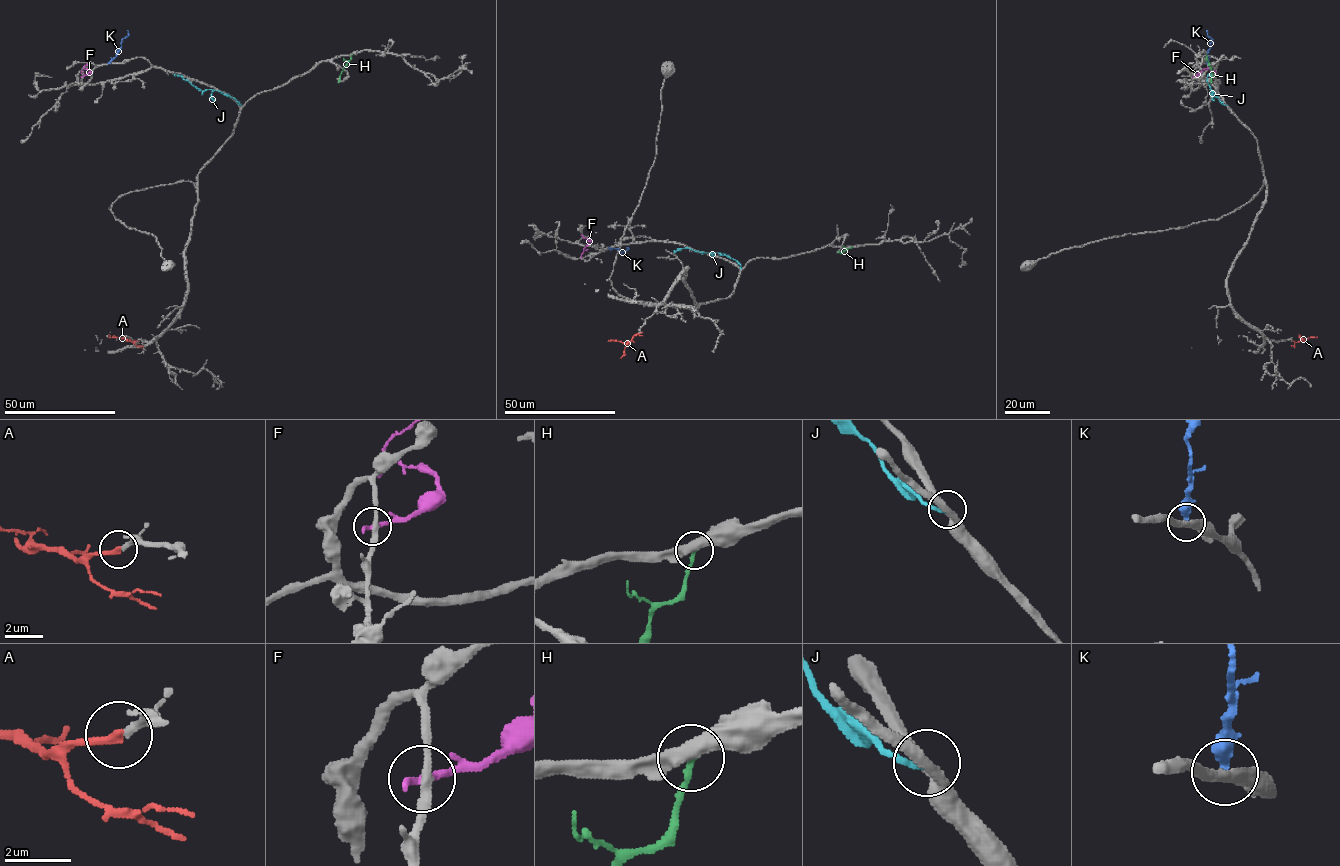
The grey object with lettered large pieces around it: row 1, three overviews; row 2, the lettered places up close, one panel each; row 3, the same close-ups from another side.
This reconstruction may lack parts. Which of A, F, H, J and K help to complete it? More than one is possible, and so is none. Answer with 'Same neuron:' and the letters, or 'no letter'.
Same neuron: A

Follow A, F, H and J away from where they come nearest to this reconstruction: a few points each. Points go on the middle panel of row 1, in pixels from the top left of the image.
A: (637, 333), (626, 343), (609, 340)
F: (582, 235), (589, 243), (583, 249), (582, 257)
H: (852, 247), (838, 253)
J: (740, 268), (736, 260), (717, 252), (700, 252), (687, 248), (673, 252)

